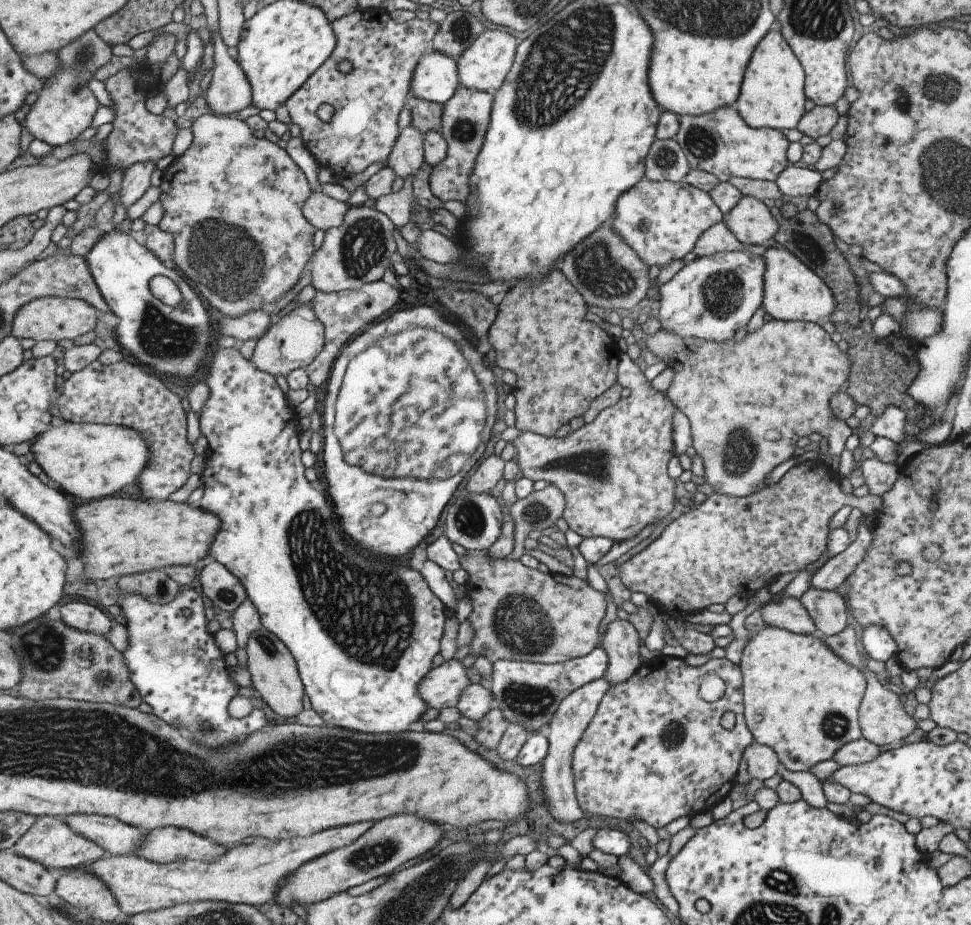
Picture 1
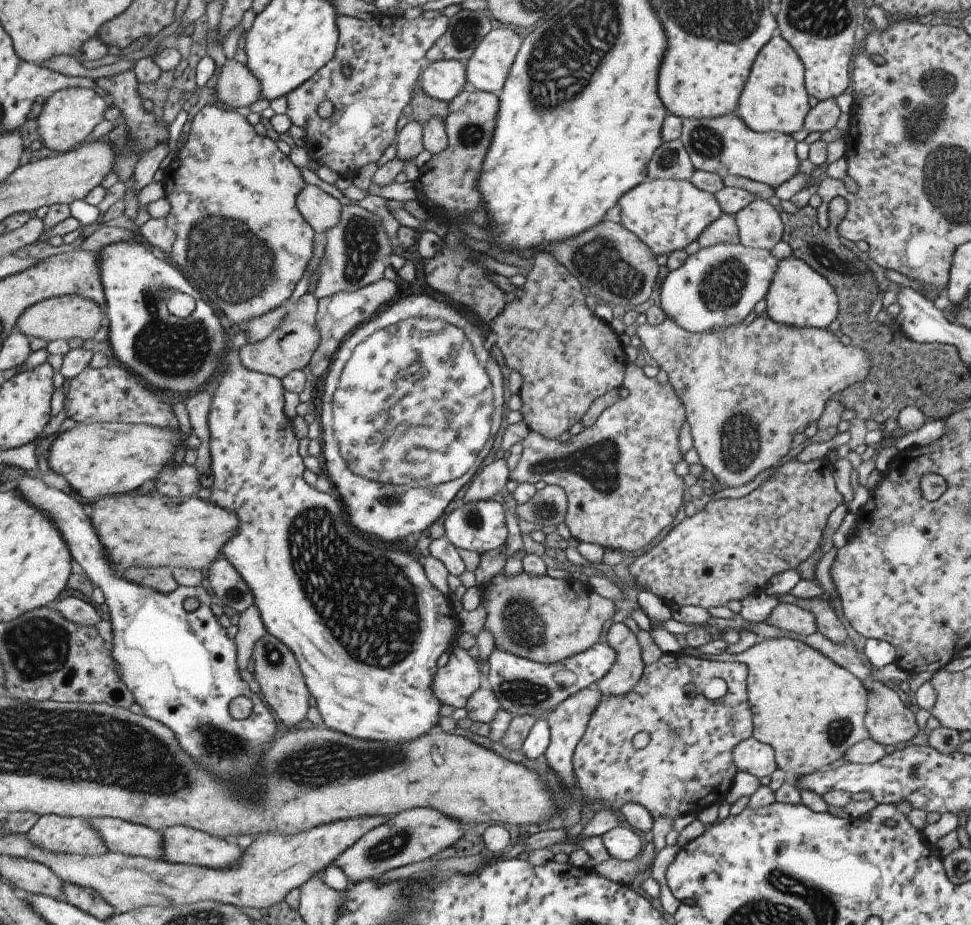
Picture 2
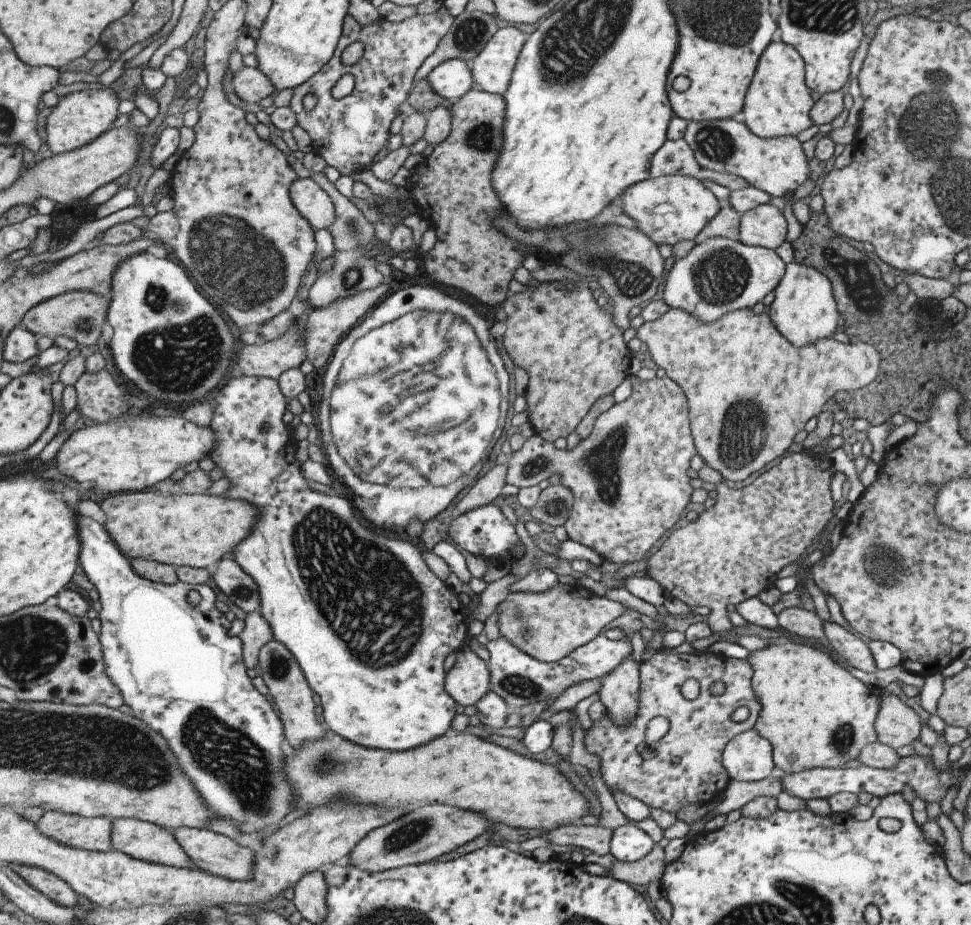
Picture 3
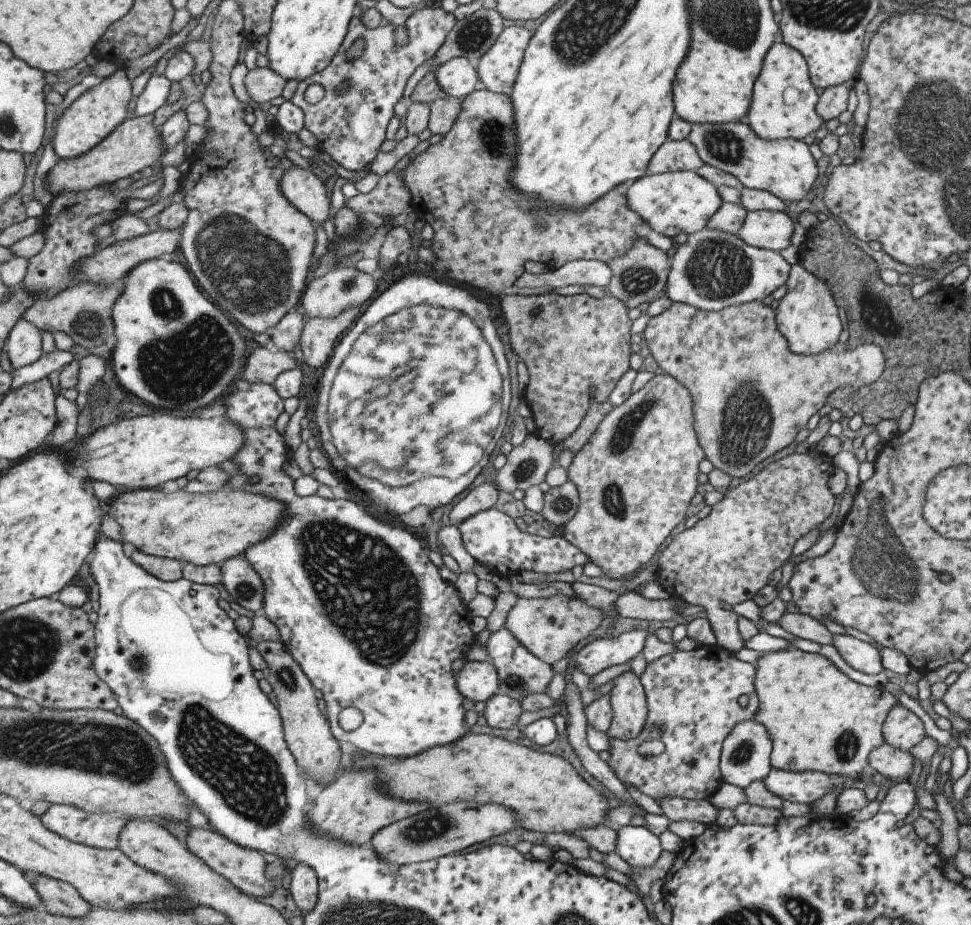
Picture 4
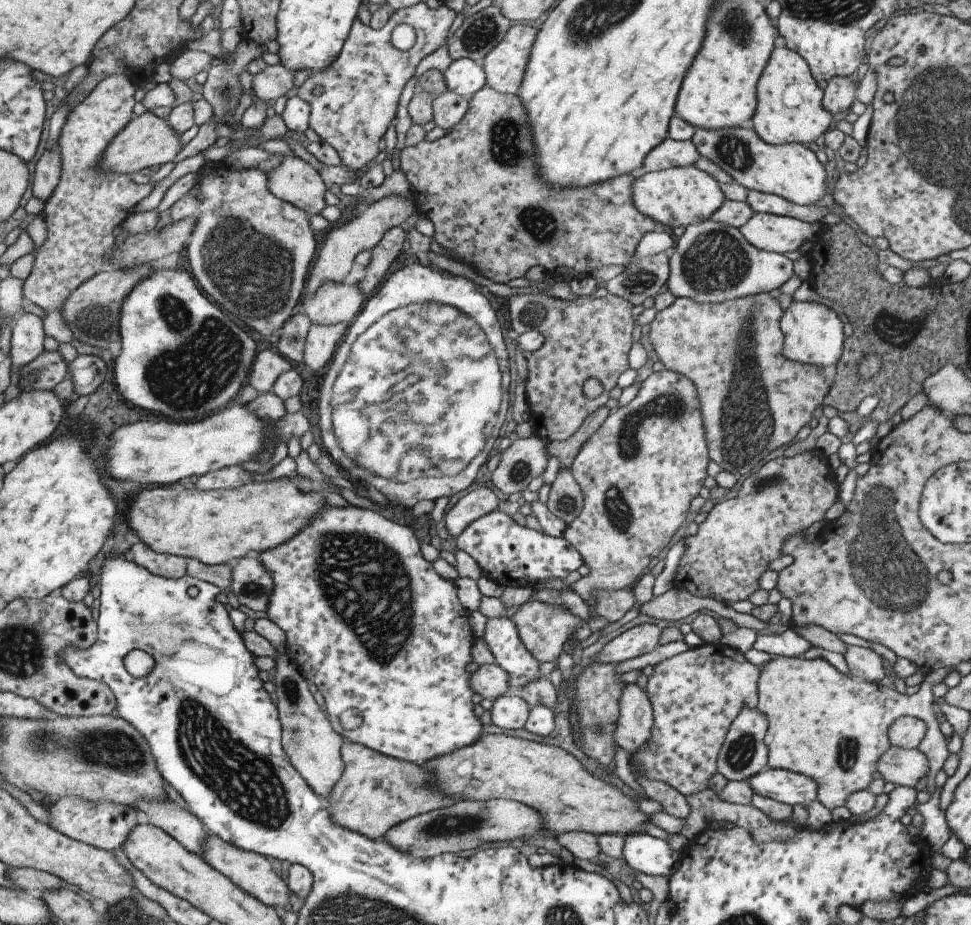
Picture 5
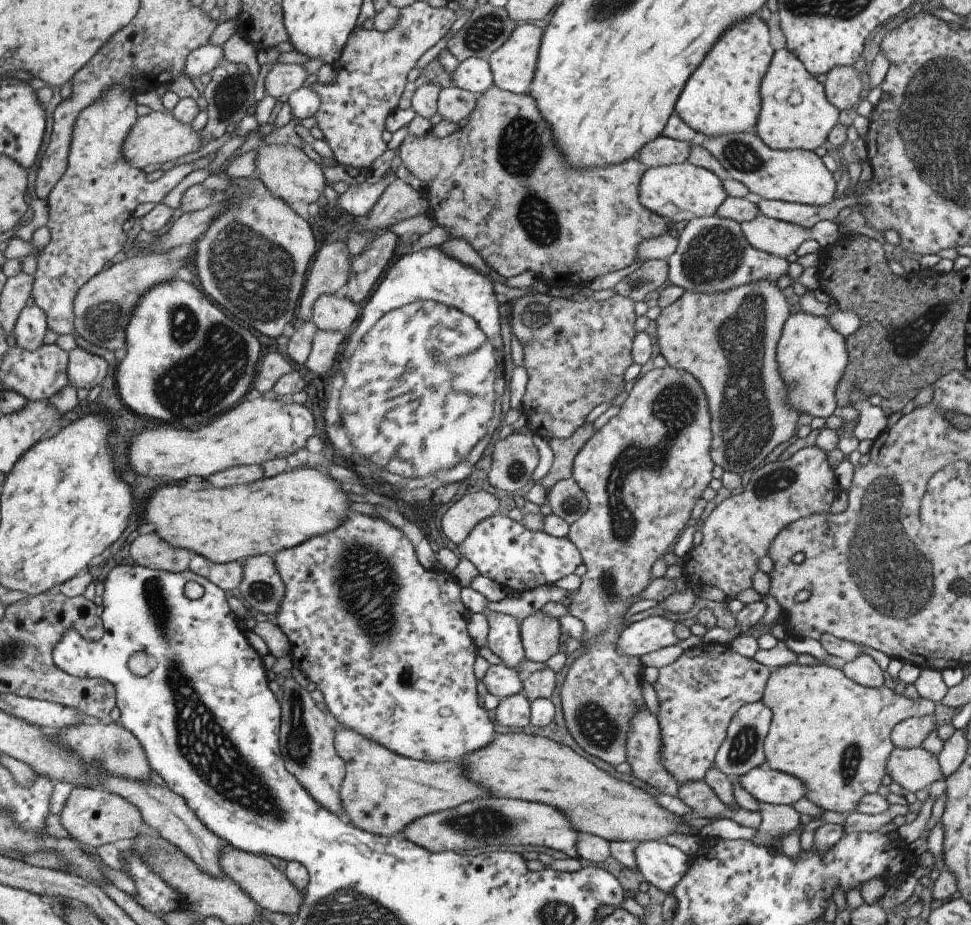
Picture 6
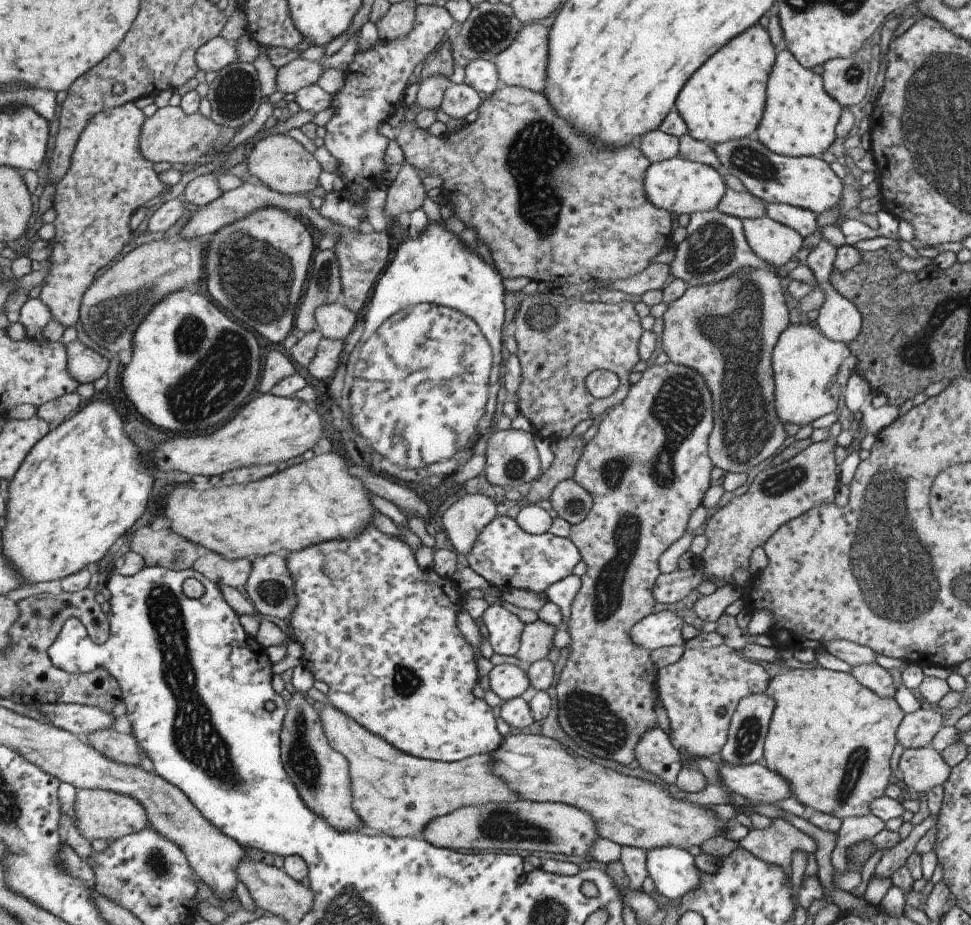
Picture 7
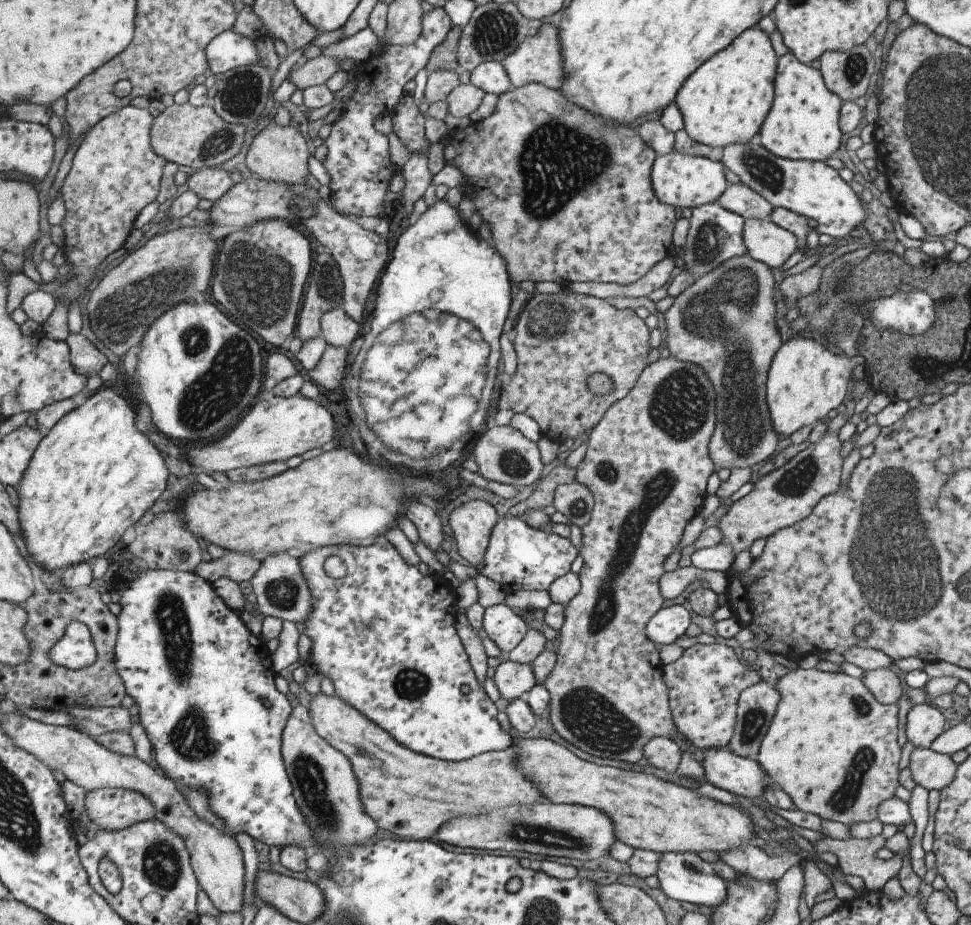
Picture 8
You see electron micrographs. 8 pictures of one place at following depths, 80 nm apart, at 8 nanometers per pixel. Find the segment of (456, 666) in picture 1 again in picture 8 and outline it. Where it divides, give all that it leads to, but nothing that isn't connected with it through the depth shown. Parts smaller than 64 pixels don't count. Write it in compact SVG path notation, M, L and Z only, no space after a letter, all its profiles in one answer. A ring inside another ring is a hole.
M501 661L490 675L501 697L517 699L536 684L529 663Z

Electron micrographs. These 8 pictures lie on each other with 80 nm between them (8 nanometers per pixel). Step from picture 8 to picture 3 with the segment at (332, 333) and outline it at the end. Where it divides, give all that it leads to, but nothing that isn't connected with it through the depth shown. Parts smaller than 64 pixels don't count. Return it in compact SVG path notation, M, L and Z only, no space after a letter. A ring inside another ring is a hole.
M309 172L310 179L313 179L324 191L334 204L335 220L326 228L332 238L334 253L332 254L332 267L324 274L315 279L307 291L307 302L311 308L323 308L330 305L333 300L354 295L357 291L375 288L382 282L382 276L375 269L386 255L385 244L375 237L373 223L357 209L347 198L341 195L327 181L320 172Z

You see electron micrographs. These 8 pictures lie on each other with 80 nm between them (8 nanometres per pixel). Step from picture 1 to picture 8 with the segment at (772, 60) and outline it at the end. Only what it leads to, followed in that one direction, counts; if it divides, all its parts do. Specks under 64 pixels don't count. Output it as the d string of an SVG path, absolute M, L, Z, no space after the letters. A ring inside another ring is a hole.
M789 51L777 60L773 92L769 112L761 123L756 141L771 154L784 159L825 162L841 144L842 132L838 127L838 114L843 102L825 86L817 69L801 64Z

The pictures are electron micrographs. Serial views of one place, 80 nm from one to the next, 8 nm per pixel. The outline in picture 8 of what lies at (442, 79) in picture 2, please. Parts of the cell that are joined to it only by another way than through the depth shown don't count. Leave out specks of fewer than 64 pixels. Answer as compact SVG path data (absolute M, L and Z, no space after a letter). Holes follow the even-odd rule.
M487 61L475 66L469 75L469 84L480 88L484 93L500 95L511 86L503 67L495 61Z

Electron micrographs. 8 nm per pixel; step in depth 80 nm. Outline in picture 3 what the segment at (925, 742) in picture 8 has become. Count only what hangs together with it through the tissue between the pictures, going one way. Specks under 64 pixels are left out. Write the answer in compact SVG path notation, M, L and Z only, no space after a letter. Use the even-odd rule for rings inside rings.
M884 690L878 693L880 699L873 721L876 740L892 749L911 743L919 735L921 719L897 696Z

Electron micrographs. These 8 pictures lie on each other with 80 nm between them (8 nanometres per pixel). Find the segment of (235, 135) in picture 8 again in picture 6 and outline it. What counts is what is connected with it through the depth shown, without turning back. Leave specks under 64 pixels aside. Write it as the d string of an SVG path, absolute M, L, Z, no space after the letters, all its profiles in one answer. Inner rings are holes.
M150 111L148 114L137 117L131 130L125 135L121 143L120 155L122 159L135 169L141 169L147 164L162 164L163 162L174 162L177 158L189 154L205 143L202 142L200 131L192 132L190 124L184 125L177 122L170 111Z

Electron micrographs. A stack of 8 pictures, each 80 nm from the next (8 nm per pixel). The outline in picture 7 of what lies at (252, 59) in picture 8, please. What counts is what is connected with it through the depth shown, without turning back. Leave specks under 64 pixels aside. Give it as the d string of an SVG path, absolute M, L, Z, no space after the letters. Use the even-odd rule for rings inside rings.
M219 36L202 44L194 54L194 63L203 72L217 72L230 62L237 61L234 50L235 42Z

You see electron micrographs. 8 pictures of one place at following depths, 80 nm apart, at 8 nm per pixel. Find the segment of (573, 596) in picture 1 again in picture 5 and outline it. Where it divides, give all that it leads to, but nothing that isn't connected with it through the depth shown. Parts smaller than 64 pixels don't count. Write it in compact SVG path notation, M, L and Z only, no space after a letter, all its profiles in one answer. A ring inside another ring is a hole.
M675 587L659 596L651 597L647 602L643 602L638 608L638 614L645 614L645 616L651 616L651 618L657 618L657 620L665 622L675 622L681 620L681 618L691 616L697 610L714 612L719 617L732 620L738 627L755 631L767 629L766 622L757 620L751 614L735 612L730 605L723 602L717 602L714 599L700 599ZM525 601L516 608L516 611L509 618L509 620L513 623L519 640L521 640L523 646L527 649L527 652L529 652L529 654L531 654L531 656L533 656L533 658L539 663L557 661L558 656L566 652L568 646L572 644L578 627L585 625L588 619L589 616L583 619L575 616L567 607L542 603L540 601Z

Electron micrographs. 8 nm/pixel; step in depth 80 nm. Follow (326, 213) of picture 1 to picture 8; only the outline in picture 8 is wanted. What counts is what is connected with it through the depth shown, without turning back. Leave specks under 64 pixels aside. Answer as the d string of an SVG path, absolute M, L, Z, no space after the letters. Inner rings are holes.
M272 121L265 129L253 136L244 161L250 174L257 174L262 181L297 185L304 184L305 175L308 173L307 158L309 152L299 131L293 129L290 124L282 128Z

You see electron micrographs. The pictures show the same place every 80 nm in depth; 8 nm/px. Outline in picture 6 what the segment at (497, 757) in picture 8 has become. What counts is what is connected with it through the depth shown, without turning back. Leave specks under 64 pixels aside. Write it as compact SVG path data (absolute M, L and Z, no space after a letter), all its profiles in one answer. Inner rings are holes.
M333 722L334 749L337 756L344 760L345 772L339 787L342 814L348 823L359 830L368 833L390 837L400 834L402 828L421 818L423 815L455 808L457 805L475 799L491 797L483 787L474 785L464 776L464 767L460 760L432 763L427 761L411 760L397 754L389 754L380 744L368 741L364 736L353 732L351 729L343 728L337 722Z

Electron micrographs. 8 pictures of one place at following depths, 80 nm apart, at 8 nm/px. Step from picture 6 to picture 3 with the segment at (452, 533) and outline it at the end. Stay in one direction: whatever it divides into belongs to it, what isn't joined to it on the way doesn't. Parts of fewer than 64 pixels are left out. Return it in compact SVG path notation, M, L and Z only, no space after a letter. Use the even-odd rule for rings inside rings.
M507 462L495 464L481 478L475 479L475 483L470 484L461 500L455 505L452 518L454 519L457 515L472 508L486 505L499 495L501 488L506 484L505 475L507 467Z

